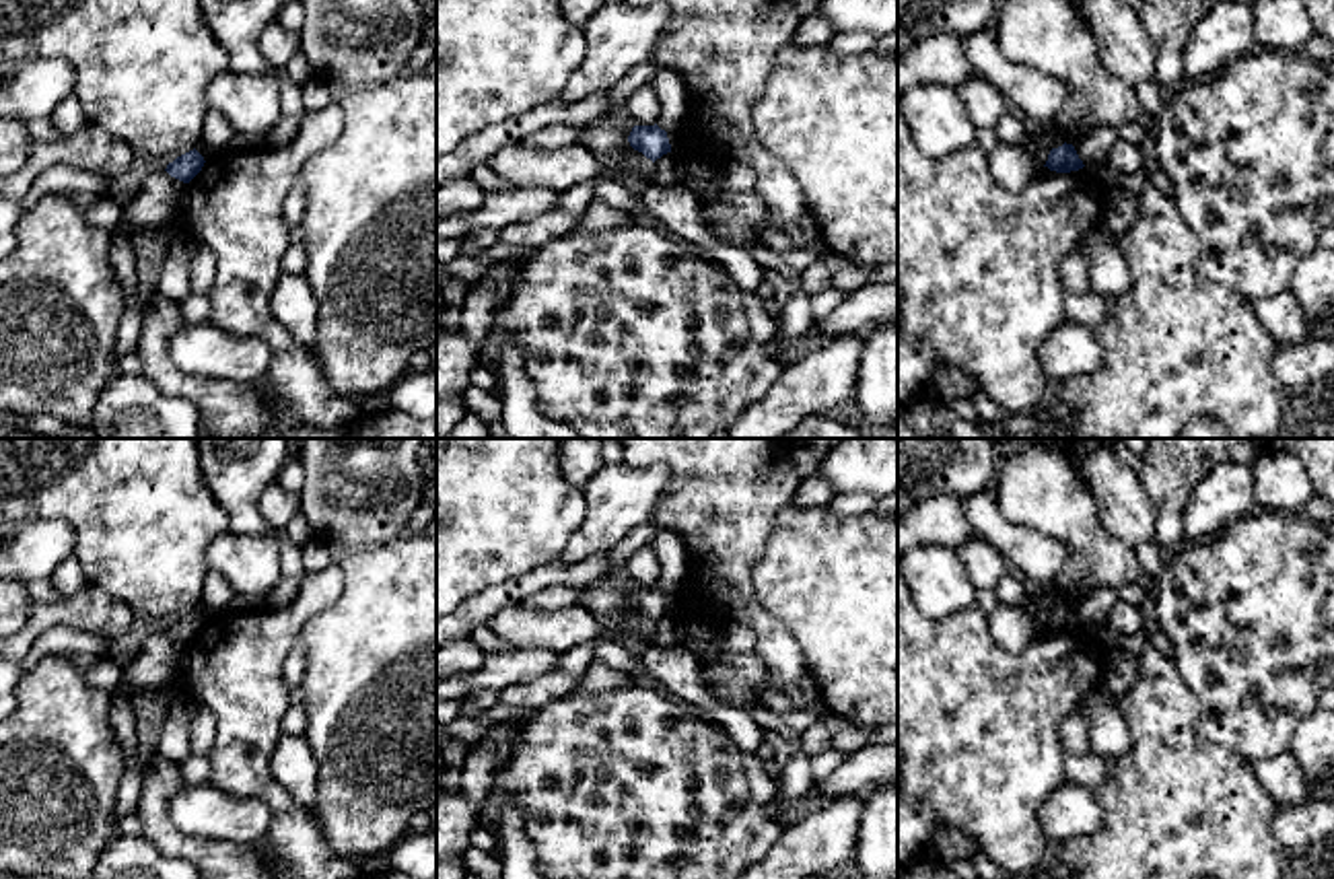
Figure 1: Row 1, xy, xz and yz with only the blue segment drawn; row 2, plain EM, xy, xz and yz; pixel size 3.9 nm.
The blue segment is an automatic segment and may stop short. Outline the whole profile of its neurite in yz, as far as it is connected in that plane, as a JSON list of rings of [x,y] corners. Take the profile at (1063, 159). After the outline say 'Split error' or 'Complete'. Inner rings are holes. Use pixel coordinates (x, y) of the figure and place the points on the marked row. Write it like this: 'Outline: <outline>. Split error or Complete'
Outline: [[[1064,142],[1062,146],[1050,150],[1044,167],[1056,173],[1070,173],[1083,169],[1085,165],[1075,146]]]. Complete

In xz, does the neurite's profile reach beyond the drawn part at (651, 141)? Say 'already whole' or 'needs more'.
already whole

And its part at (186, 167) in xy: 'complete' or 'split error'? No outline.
complete

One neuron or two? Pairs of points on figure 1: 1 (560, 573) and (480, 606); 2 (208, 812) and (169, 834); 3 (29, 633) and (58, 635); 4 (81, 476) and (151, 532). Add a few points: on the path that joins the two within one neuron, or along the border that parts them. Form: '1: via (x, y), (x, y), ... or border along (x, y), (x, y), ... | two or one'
1: via (540, 577), (501, 595) | one
2: border along (169, 799), (169, 820), (182, 832), (225, 840) | two
3: border along (91, 633), (50, 626), (21, 661) | two
4: via (97, 478), (134, 515) | one

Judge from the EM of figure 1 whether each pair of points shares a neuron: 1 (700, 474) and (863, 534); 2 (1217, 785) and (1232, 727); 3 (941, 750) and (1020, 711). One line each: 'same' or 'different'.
1: different
2: different
3: same

